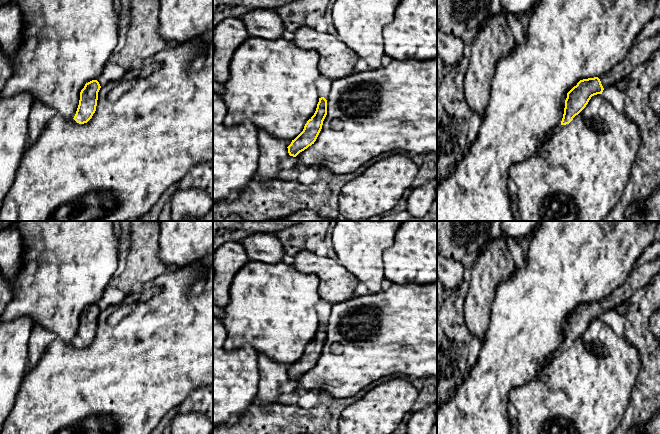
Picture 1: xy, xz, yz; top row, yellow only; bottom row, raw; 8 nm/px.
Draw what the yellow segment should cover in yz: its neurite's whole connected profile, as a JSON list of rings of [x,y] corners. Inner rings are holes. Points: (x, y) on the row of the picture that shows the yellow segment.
[[[653,17],[636,36],[634,44],[622,61],[600,78],[580,80],[567,93],[561,125],[569,124],[586,107],[592,96],[602,94],[604,89],[626,79],[636,66],[648,65],[658,51],[660,51],[660,17]]]

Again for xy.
[[[97,80],[85,84],[80,92],[79,105],[74,120],[79,124],[87,123],[96,111],[98,92],[101,86]]]

